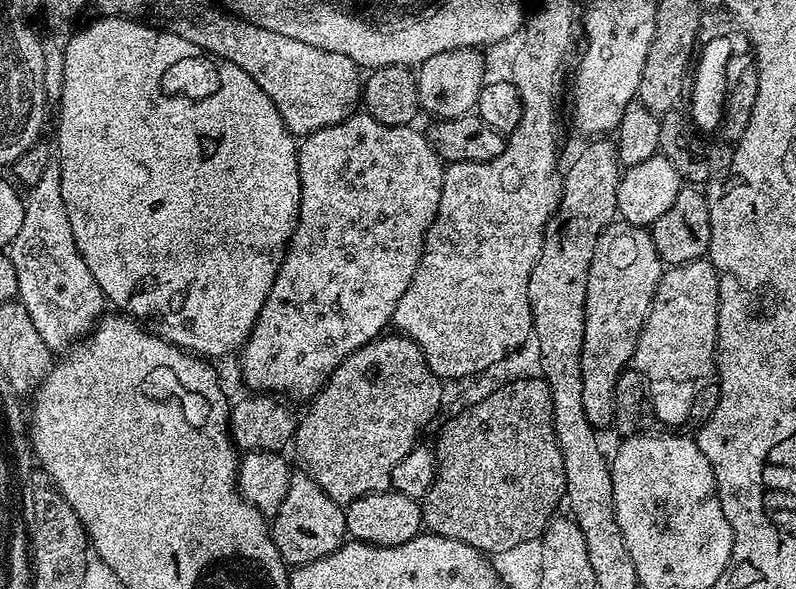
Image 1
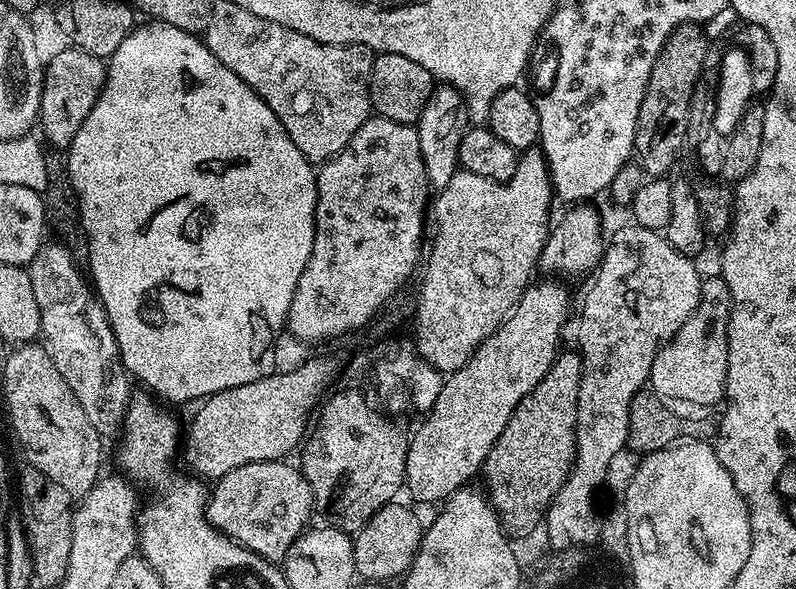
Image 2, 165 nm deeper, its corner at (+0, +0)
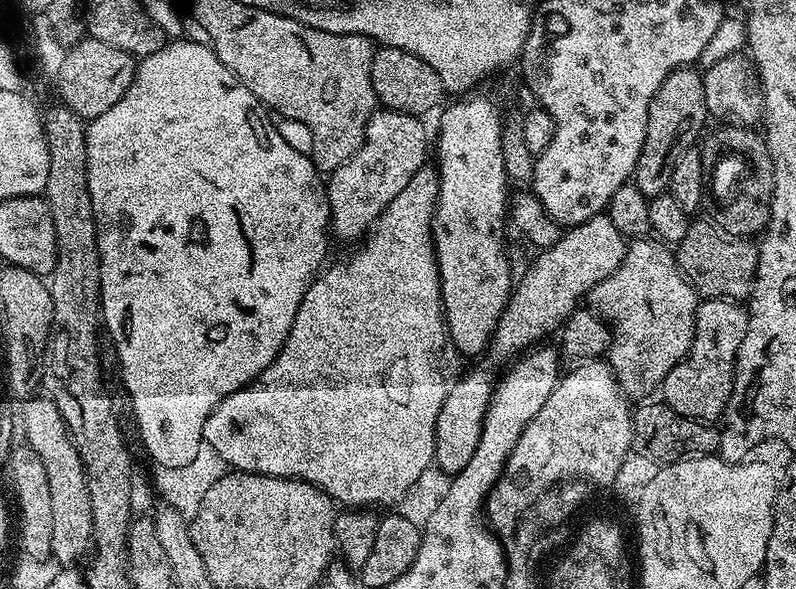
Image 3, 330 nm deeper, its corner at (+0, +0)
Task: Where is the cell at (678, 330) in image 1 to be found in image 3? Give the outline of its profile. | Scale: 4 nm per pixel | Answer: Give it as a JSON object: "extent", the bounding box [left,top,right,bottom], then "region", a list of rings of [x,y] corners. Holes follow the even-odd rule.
{"extent":[662,298,748,422],"region":[[[704,298],[696,306],[696,329],[692,345],[687,357],[680,360],[666,374],[662,385],[662,395],[665,404],[678,414],[688,416],[692,420],[701,422],[712,422],[712,419],[723,417],[724,408],[732,393],[732,378],[736,371],[736,355],[742,346],[742,338],[746,338],[746,326],[748,325],[748,313],[737,301],[725,300],[723,298]]]}

